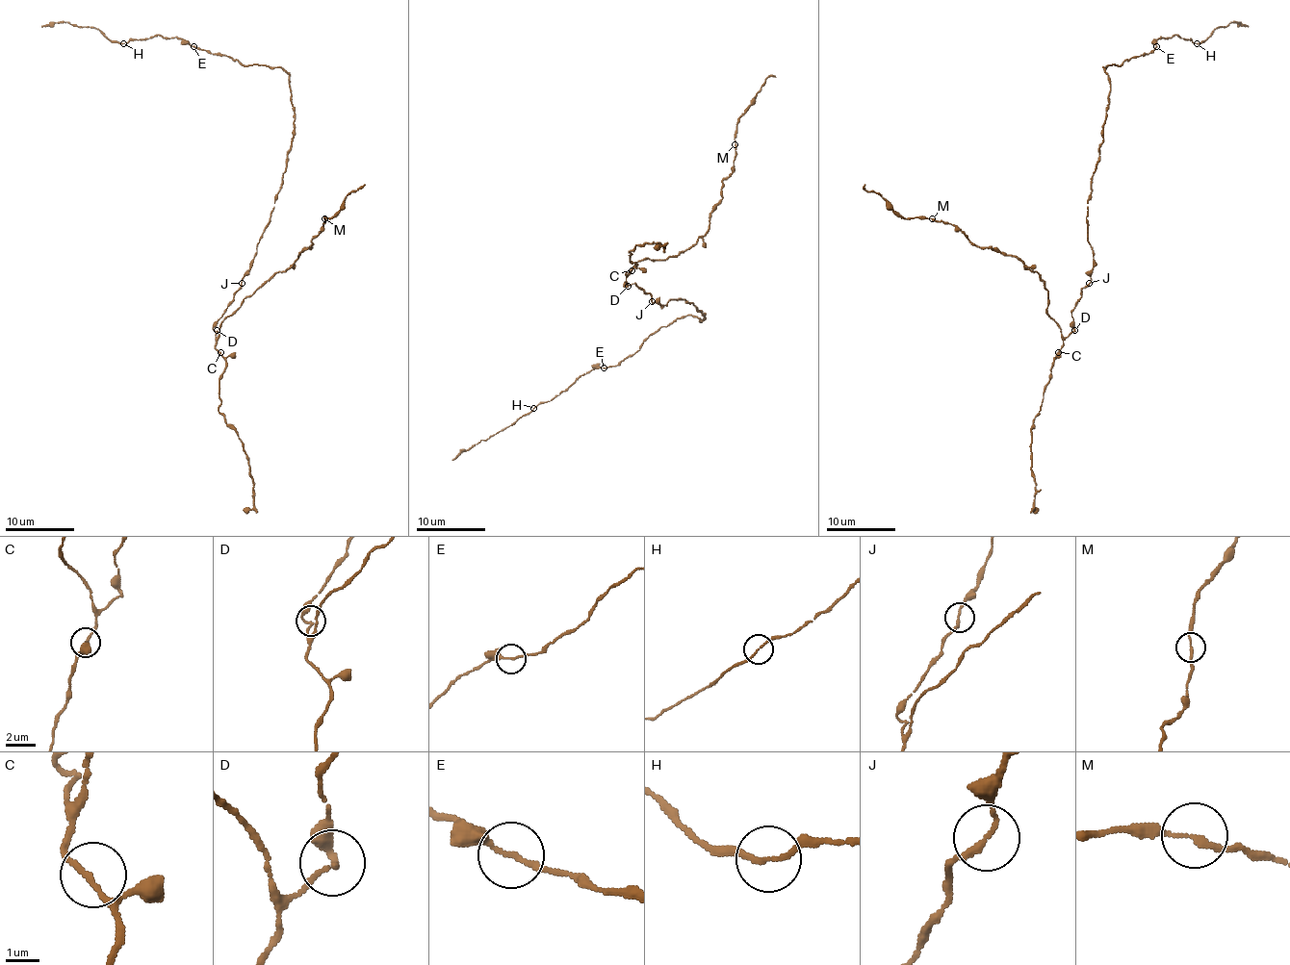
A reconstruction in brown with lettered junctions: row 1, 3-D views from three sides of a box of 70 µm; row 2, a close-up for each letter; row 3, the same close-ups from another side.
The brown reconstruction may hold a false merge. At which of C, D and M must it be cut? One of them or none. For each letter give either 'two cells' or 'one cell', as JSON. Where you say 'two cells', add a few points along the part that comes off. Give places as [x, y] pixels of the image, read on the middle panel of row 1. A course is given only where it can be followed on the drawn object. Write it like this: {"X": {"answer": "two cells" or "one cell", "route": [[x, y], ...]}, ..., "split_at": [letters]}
{"C": {"answer": "one cell"}, "D": {"answer": "one cell"}, "M": {"answer": "one cell"}, "split_at": []}

